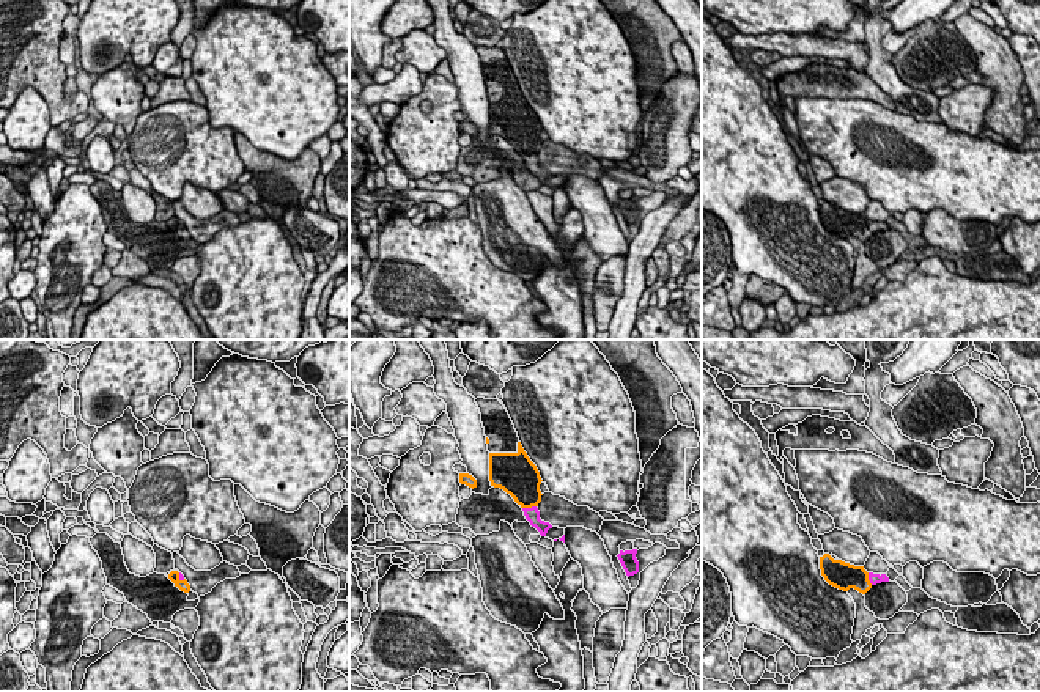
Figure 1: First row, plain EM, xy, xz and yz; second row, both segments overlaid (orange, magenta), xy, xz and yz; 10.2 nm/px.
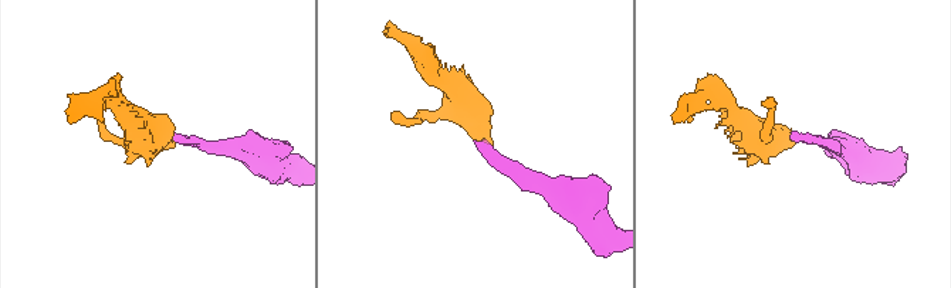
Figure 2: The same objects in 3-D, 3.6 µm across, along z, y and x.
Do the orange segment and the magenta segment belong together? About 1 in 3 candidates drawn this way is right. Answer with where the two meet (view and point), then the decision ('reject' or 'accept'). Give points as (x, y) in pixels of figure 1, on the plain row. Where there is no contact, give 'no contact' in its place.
meets orange in xz at (529, 154); accept

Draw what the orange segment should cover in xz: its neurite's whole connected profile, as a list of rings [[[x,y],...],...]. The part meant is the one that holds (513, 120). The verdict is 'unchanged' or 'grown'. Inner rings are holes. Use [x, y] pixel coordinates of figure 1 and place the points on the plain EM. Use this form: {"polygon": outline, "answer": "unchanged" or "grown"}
{"polygon": [[[475,47],[485,75],[489,99],[491,134],[503,137],[522,156],[526,167],[541,184],[552,176],[540,167],[541,124],[537,113],[524,99],[514,72],[499,47]]], "answer": "grown"}

